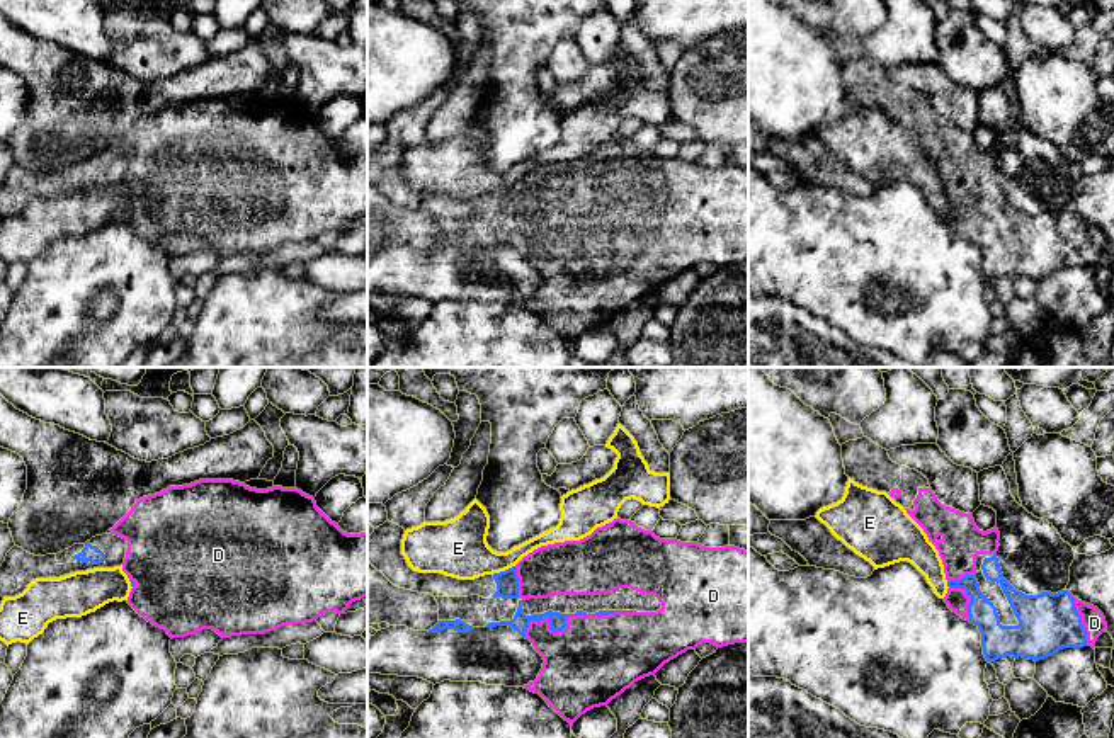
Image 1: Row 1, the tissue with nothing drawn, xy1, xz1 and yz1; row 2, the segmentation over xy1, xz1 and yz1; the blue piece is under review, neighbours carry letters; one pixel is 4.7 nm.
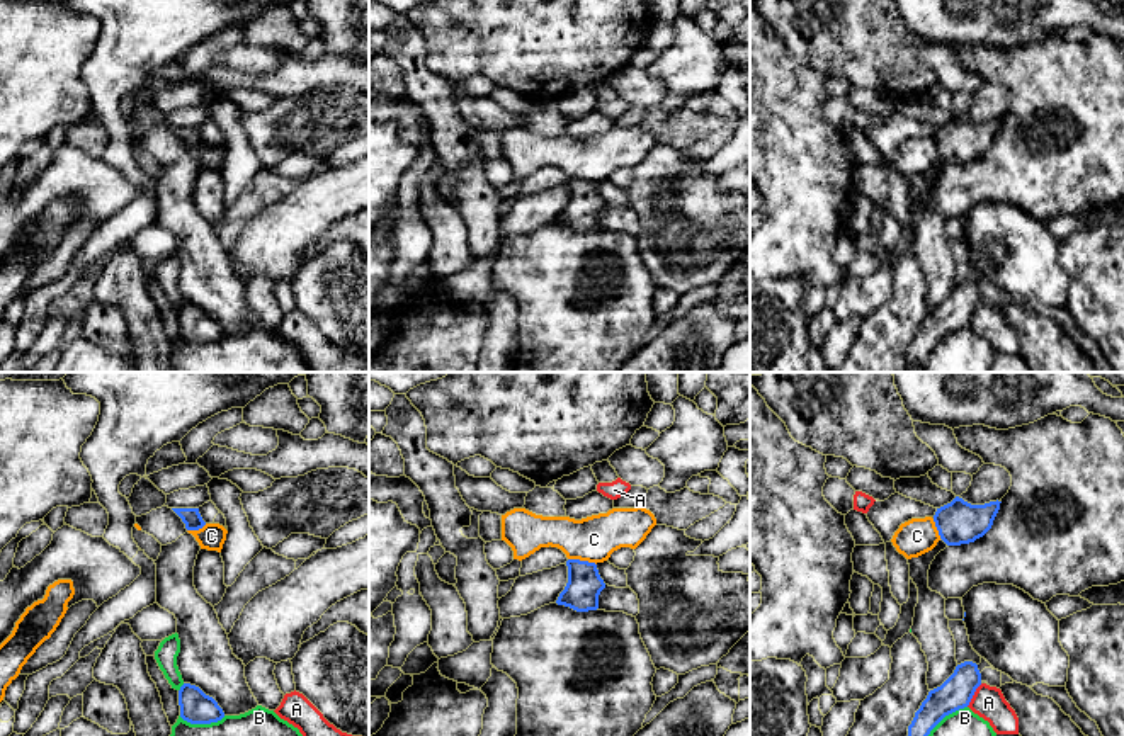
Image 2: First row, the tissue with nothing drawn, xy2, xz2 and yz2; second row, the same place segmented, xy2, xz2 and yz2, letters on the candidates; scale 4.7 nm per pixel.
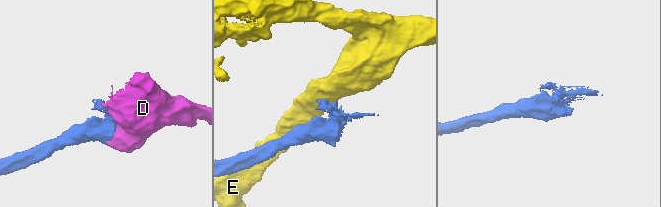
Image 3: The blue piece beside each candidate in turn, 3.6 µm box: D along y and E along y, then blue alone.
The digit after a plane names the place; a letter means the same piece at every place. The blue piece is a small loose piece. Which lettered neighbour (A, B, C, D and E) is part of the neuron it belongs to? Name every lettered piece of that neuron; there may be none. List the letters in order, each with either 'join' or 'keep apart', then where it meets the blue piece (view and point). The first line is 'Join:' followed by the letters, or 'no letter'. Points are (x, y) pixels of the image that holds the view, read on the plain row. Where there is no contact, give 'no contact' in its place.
Join: D
A: keep apart | yz2 (973, 313)
B: keep apart | yz2 (942, 337)
C: keep apart | xz2 (582, 181)
D: join | xz1 (568, 233)
E: keep apart | xz1 (502, 191)

